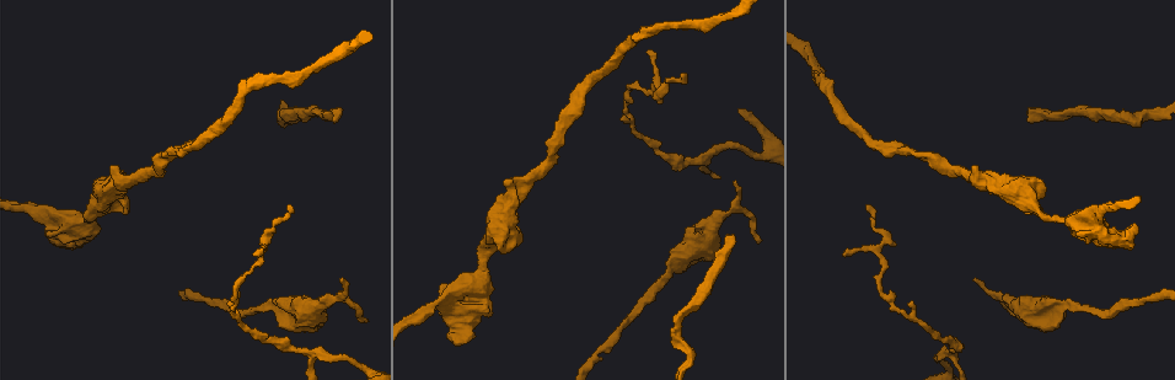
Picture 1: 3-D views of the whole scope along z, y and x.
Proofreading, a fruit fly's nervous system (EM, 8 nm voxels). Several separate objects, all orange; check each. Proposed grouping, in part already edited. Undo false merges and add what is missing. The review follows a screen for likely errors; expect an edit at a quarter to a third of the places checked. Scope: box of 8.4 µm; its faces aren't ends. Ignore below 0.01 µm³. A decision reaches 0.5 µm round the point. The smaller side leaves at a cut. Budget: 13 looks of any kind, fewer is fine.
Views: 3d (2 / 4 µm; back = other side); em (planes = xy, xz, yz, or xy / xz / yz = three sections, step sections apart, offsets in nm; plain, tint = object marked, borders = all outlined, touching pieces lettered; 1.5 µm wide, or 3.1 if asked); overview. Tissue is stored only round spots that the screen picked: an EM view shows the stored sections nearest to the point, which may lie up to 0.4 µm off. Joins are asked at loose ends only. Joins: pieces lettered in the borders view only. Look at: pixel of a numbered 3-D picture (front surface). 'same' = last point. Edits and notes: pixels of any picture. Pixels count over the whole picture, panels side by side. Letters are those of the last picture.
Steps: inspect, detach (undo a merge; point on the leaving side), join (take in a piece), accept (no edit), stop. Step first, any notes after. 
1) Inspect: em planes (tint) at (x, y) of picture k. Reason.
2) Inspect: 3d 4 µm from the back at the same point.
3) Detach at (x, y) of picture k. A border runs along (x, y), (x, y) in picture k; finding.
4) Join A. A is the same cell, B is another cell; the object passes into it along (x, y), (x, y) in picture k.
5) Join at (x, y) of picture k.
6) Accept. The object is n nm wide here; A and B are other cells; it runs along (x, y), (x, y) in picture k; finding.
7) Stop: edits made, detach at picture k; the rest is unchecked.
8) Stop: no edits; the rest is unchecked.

Inspect: 3d 2 µm at (677, 330) of picture 1.

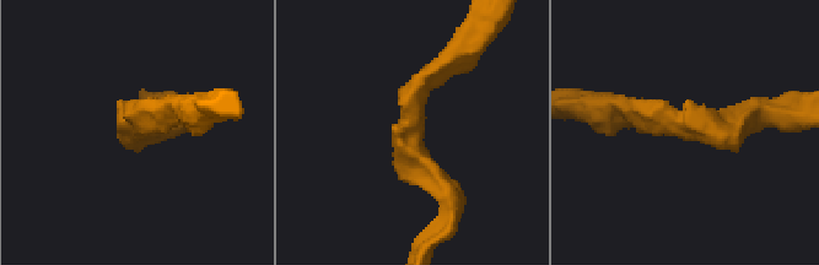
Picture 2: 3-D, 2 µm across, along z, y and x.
Inspect: em planes (plain) at (410, 122) of picture 2. The arms are 220, 260 nm wide.

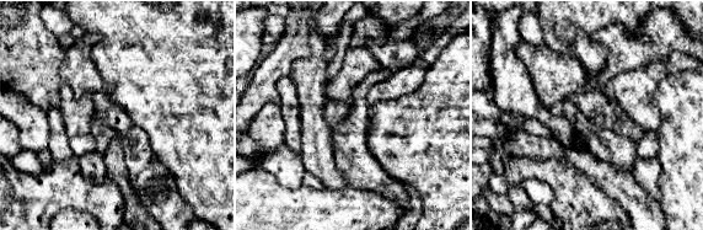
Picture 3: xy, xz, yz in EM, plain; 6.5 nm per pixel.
Inspect: em planes (borders) at the same point.

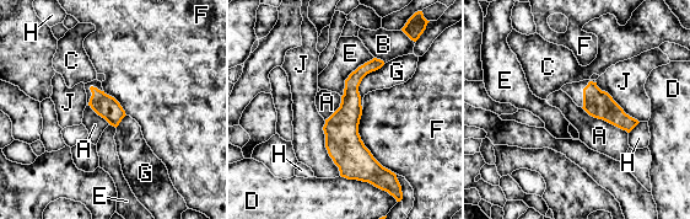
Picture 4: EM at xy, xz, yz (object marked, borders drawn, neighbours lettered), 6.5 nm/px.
Accept. The object is 150 nm wide here; A, B, C, D, E, F, G, H and J are other cells; a border runs along (581, 107), (627, 133) in picture 4; one neuron here.

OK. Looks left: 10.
Inspect: 3d 2 µm from the back at (726, 239) of picture 1. Branch stops here.

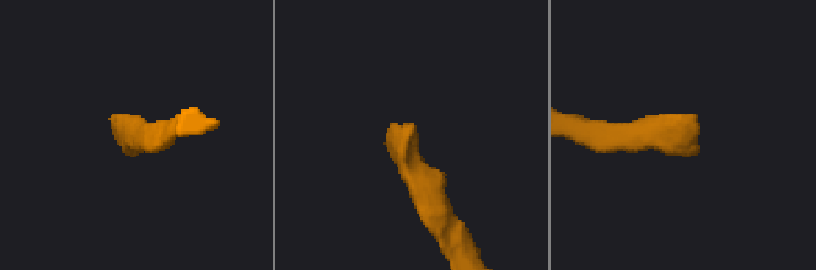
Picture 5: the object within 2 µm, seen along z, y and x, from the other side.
Inspect: em planes (borders) at (693, 152) of picture 5. Need the tissue.

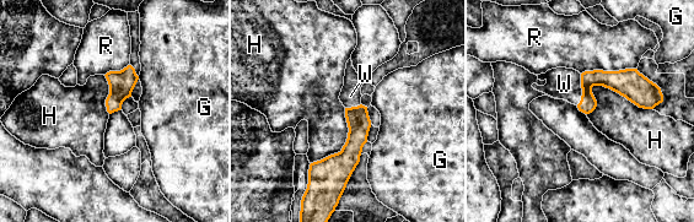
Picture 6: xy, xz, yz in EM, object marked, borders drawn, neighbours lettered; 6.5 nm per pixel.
Join W. The object is 110 nm wide here; W is the same cell, G, H and R are other cells; the neuron continues.

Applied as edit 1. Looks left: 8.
Inspect: 3d 4 µm from the back at (252, 254) of picture 1. Free end.

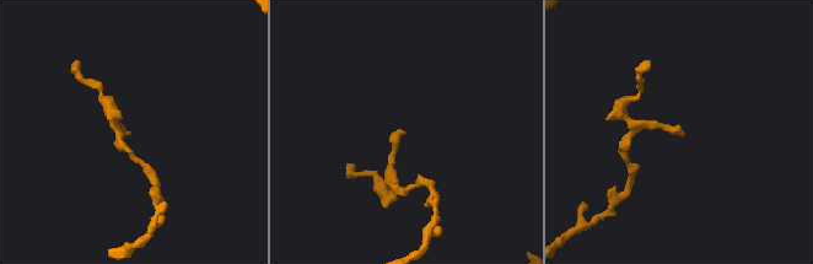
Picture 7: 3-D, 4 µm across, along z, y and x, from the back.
Inspect: em planes (borders) at (682, 130) of picture 7.

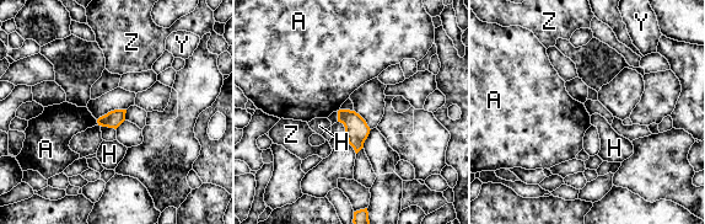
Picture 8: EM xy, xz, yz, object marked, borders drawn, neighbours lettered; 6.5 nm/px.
Accept. A, H, Y and Z are other cells; a border runs along (96, 120), (98, 124) in picture 8; no lettered piece goes on from it.

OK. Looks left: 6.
Inspect: 3d 2 µm at (761, 241) of picture 1. Free end.

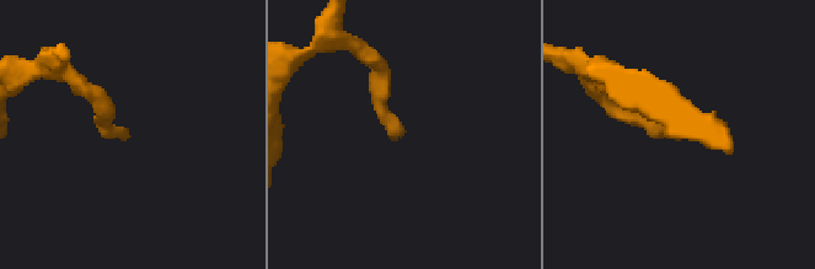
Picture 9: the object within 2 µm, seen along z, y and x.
Inspect: em planes (plain) at (403, 132) of picture 9. Need the tissue.

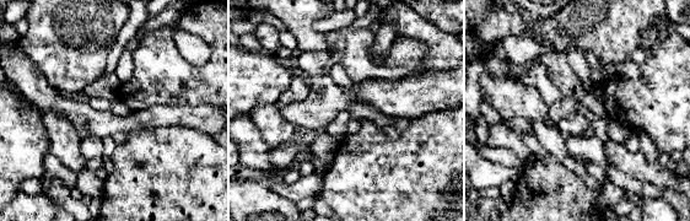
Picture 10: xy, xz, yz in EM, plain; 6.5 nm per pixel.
Inspect: em planes (borders) at the same point. See the neighbours.

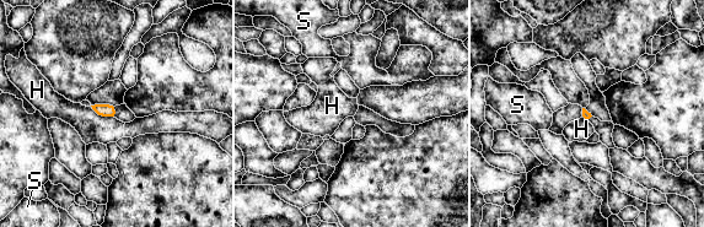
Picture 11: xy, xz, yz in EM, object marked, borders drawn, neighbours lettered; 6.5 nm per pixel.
Accept. H and S are other cells; a border runs along (90, 106), (98, 114), (113, 117) in picture 11; no lettered piece goes on from it.

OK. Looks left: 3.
Inspect: 3d 2 µm at (1136, 225) of picture 1.

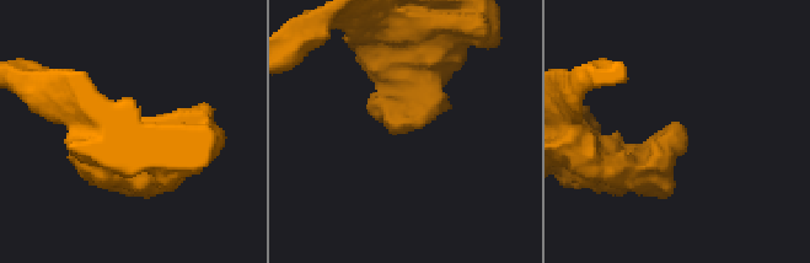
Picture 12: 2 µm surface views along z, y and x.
Inspect: em xz step 4 (borders) at (407, 125) of picture 12.

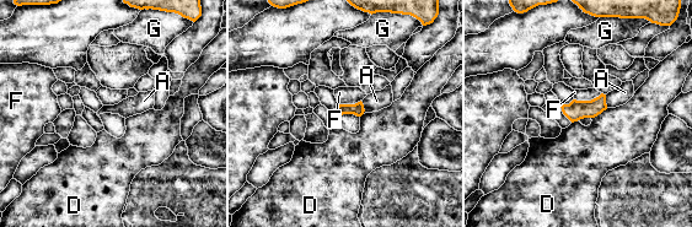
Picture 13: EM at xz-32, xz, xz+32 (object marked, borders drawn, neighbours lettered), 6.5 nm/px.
Inspect: em planes (borders) at the same point. Another direction.

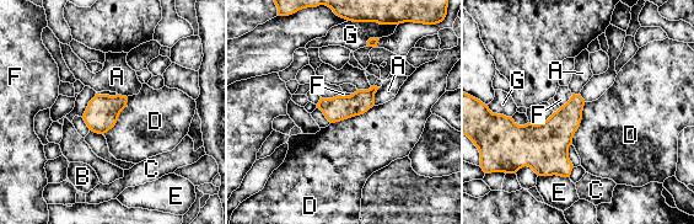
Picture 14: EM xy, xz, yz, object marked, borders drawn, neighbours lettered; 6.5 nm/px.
Accept. A, B, C, D, E, F and G are other cells; a border runs along (374, 105), (359, 115), (331, 123) in picture 14; no lettered piece goes on from it.

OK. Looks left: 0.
Stop: edits made, join at picture 6; the rest is unchecked.

